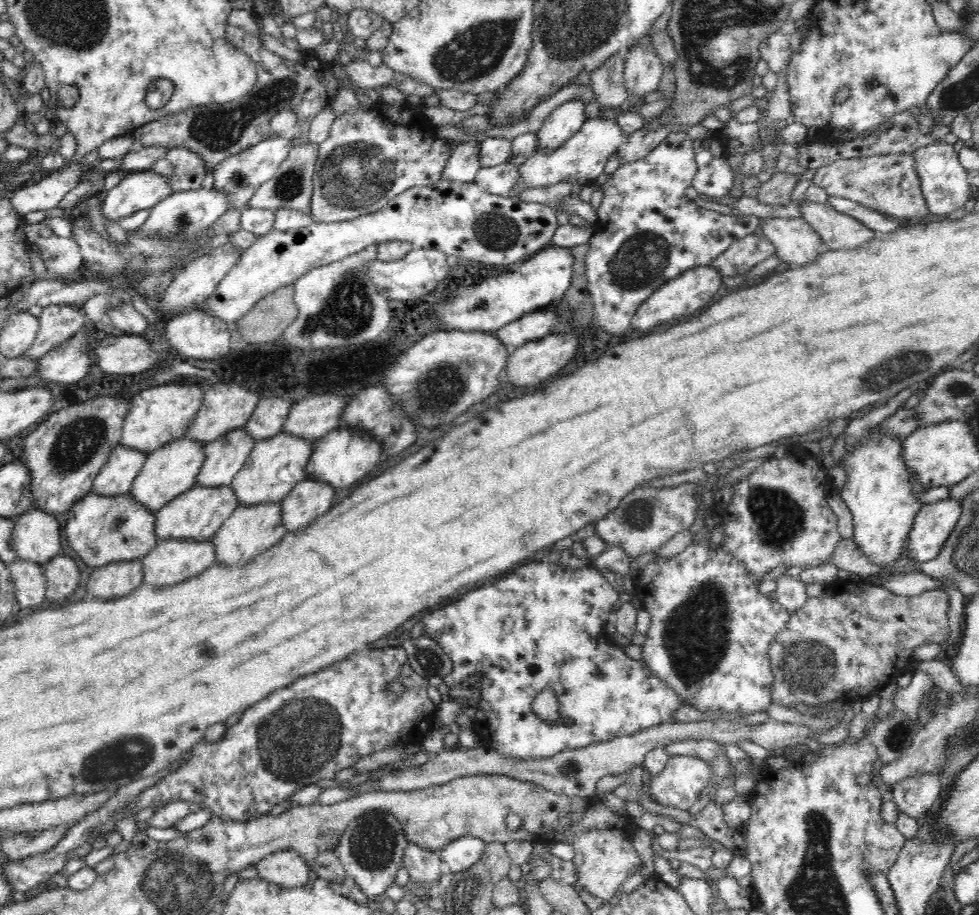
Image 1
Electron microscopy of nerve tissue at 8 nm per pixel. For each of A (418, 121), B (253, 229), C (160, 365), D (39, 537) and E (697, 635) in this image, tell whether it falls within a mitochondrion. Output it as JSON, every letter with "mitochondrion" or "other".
{"A":"other","B":"other","C":"other","D":"other","E":"mitochondrion"}

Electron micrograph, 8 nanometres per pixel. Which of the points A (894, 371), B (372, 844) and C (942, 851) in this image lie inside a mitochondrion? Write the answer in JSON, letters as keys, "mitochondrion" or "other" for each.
{"A":"mitochondrion","B":"mitochondrion","C":"other"}

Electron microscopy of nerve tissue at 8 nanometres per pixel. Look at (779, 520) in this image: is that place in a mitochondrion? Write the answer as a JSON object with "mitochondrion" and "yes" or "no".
{"mitochondrion":"yes"}

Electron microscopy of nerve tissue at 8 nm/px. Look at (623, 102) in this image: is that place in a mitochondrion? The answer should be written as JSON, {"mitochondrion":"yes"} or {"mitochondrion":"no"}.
{"mitochondrion":"no"}

